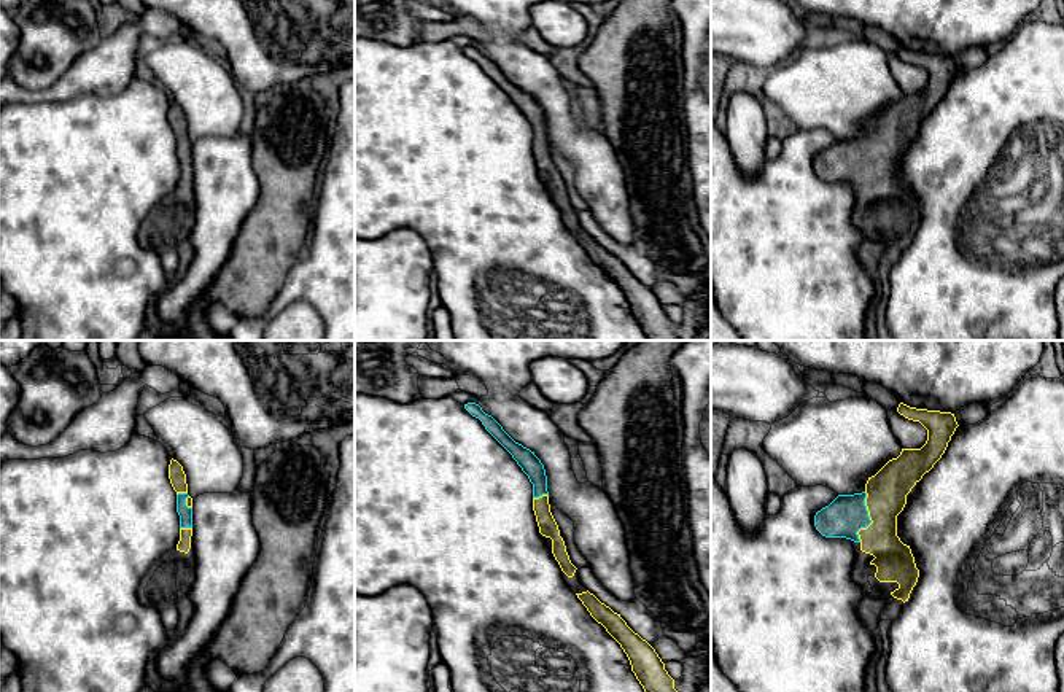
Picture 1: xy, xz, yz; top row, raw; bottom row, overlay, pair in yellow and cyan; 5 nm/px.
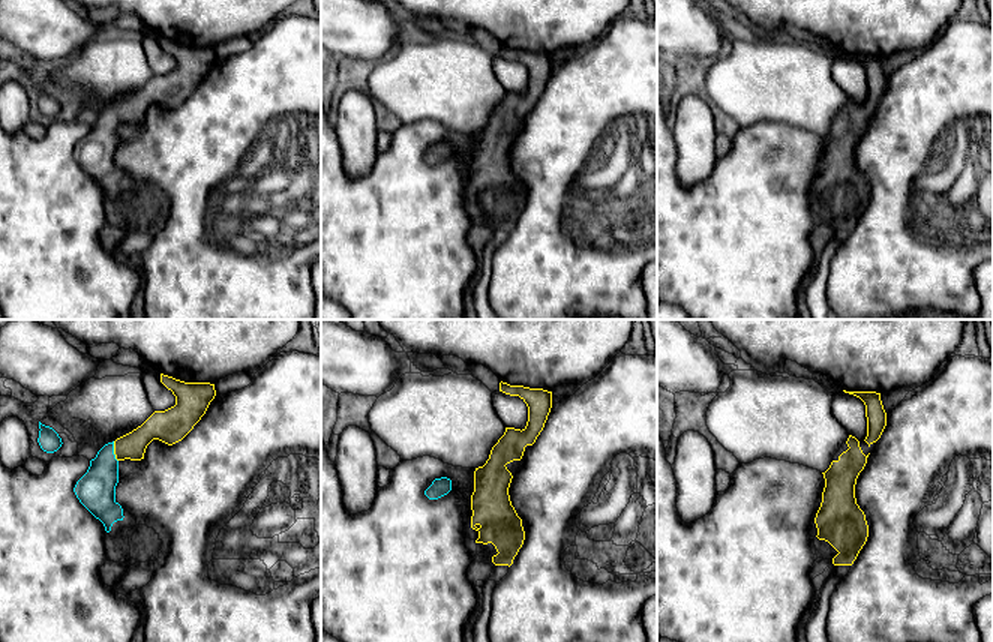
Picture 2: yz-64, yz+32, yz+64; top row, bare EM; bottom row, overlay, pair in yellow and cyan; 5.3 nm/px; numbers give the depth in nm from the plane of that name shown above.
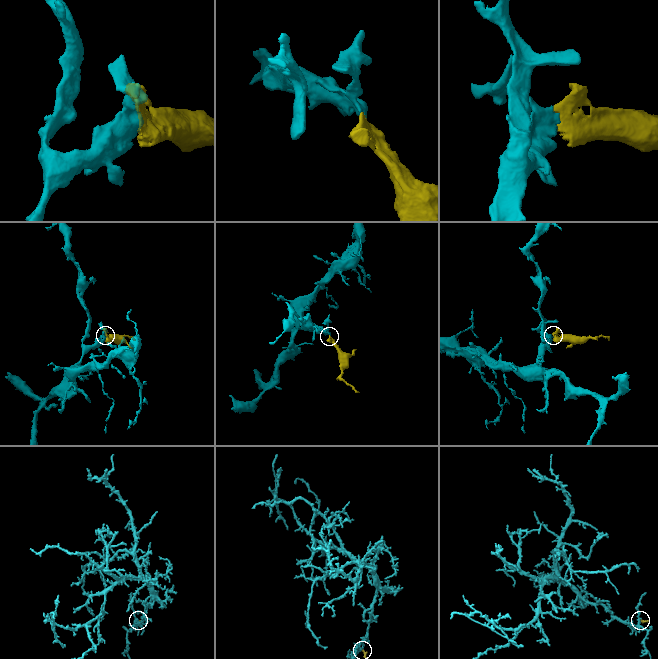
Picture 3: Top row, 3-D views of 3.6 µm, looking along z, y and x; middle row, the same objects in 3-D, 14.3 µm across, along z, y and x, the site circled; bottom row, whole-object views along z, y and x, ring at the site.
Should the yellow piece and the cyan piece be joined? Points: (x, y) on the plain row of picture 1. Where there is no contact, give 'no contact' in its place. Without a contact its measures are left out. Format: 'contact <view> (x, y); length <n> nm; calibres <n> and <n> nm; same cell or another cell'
contact yz (870, 163); length 260 nm; calibres 200 and 200 nm; same cell

